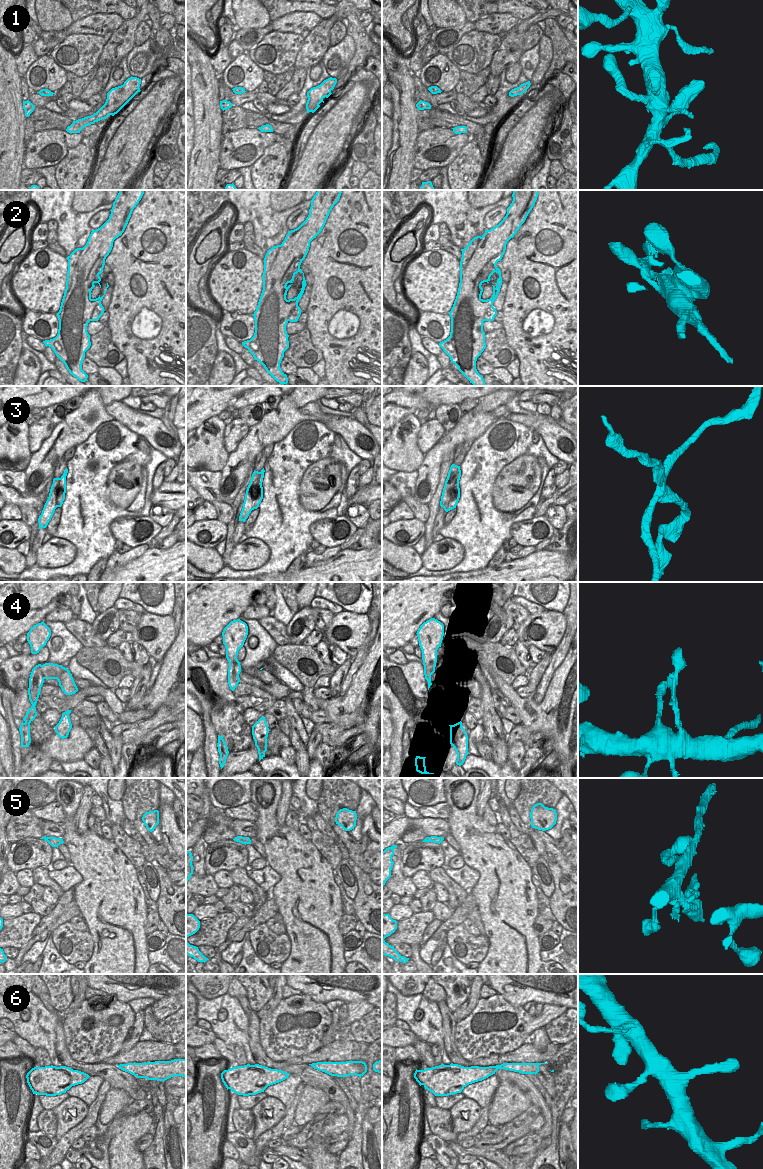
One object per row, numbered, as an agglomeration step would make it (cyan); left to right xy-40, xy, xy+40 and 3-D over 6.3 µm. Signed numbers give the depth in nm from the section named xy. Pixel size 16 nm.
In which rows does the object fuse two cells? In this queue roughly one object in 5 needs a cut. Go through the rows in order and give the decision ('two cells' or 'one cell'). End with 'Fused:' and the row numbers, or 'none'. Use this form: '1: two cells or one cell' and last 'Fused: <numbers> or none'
1: one cell
2: two cells
3: two cells
4: one cell
5: one cell
6: one cell
Fused: 2, 3

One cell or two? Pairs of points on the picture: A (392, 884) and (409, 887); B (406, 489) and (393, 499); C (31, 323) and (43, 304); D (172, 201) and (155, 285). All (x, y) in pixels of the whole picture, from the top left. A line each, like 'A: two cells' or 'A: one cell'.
A: one cell
B: two cells
C: two cells
D: one cell

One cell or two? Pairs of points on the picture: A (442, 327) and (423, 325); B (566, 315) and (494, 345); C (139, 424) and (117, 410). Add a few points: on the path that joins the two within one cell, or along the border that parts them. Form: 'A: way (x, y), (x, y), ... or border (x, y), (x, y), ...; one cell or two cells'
A: way (437, 327), (428, 325); one cell
B: border (502, 328), (505, 333), (506, 342), (516, 356); two cells
C: way (134, 421), (122, 413); one cell

